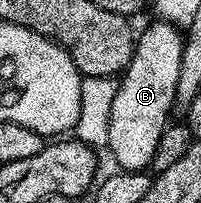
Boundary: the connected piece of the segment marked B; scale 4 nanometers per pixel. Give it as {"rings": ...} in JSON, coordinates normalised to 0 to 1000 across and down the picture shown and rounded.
{"rings":[[[766,94],[711,163],[701,148],[682,167],[667,266],[587,399],[587,443],[557,488],[557,547],[537,567],[522,729],[547,734],[592,837],[746,833],[746,788],[776,754],[776,704],[851,591],[846,532],[871,532],[876,517],[866,473],[876,409],[896,389],[910,217],[915,182],[891,128],[801,94]]]}

